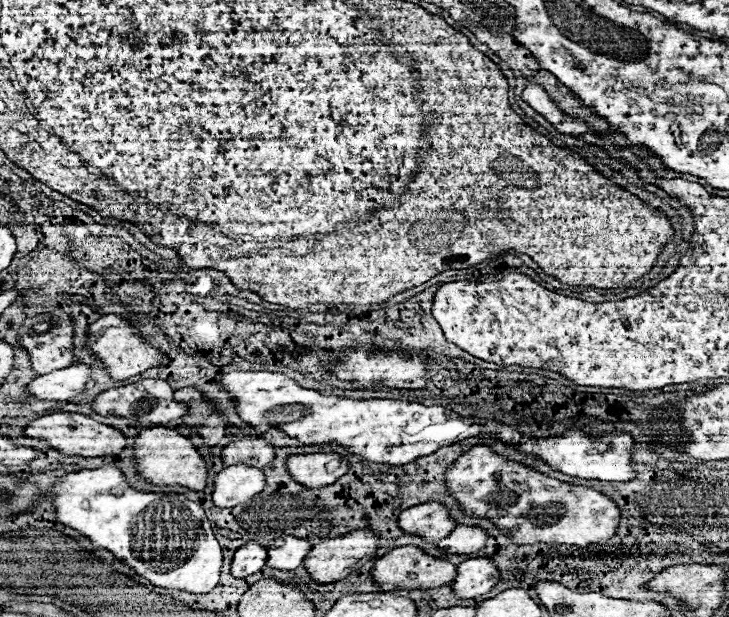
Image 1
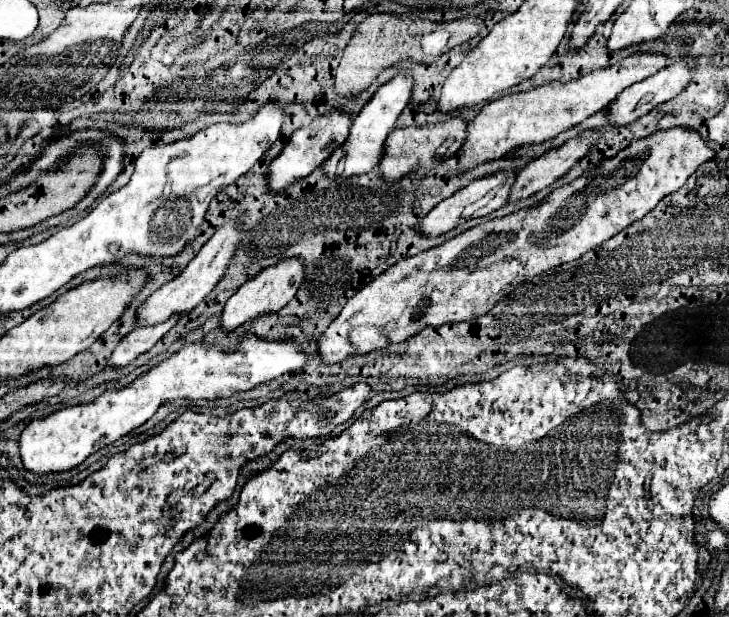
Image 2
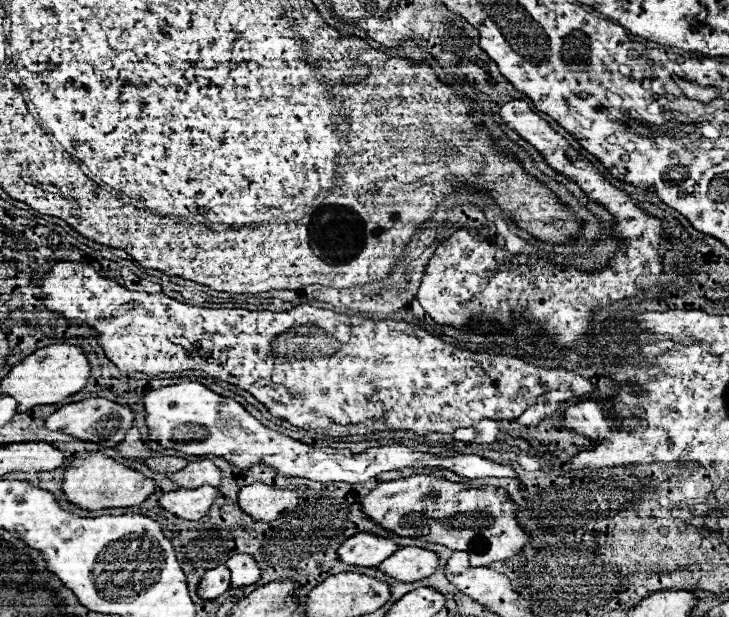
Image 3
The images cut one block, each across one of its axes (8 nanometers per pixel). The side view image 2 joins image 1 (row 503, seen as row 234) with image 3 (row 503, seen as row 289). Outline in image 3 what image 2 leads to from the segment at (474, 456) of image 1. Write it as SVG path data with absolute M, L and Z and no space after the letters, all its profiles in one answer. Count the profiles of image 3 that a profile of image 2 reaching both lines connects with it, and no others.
M416 474L380 482L368 496L364 496L362 506L374 522L394 530L398 536L420 538L468 552L472 566L488 566L498 560L514 558L530 540L530 532L518 524L518 506L512 502L510 494L498 486L462 490L462 484L446 478Z

